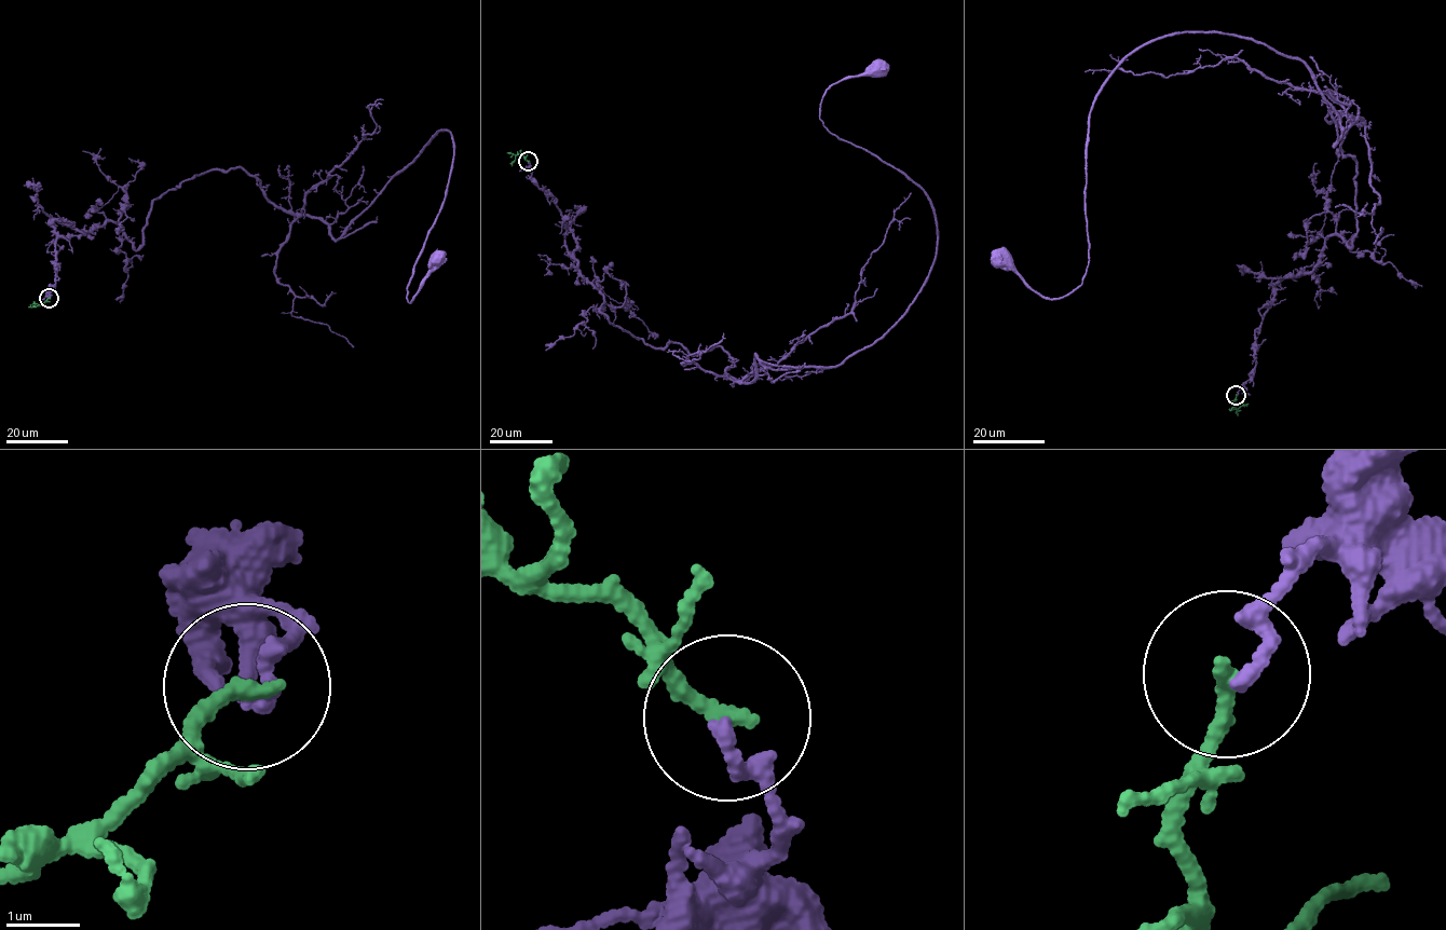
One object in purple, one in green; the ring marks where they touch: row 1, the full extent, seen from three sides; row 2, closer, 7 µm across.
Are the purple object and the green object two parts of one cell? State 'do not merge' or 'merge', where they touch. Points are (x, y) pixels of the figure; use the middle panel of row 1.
do not merge; place (528, 161)

